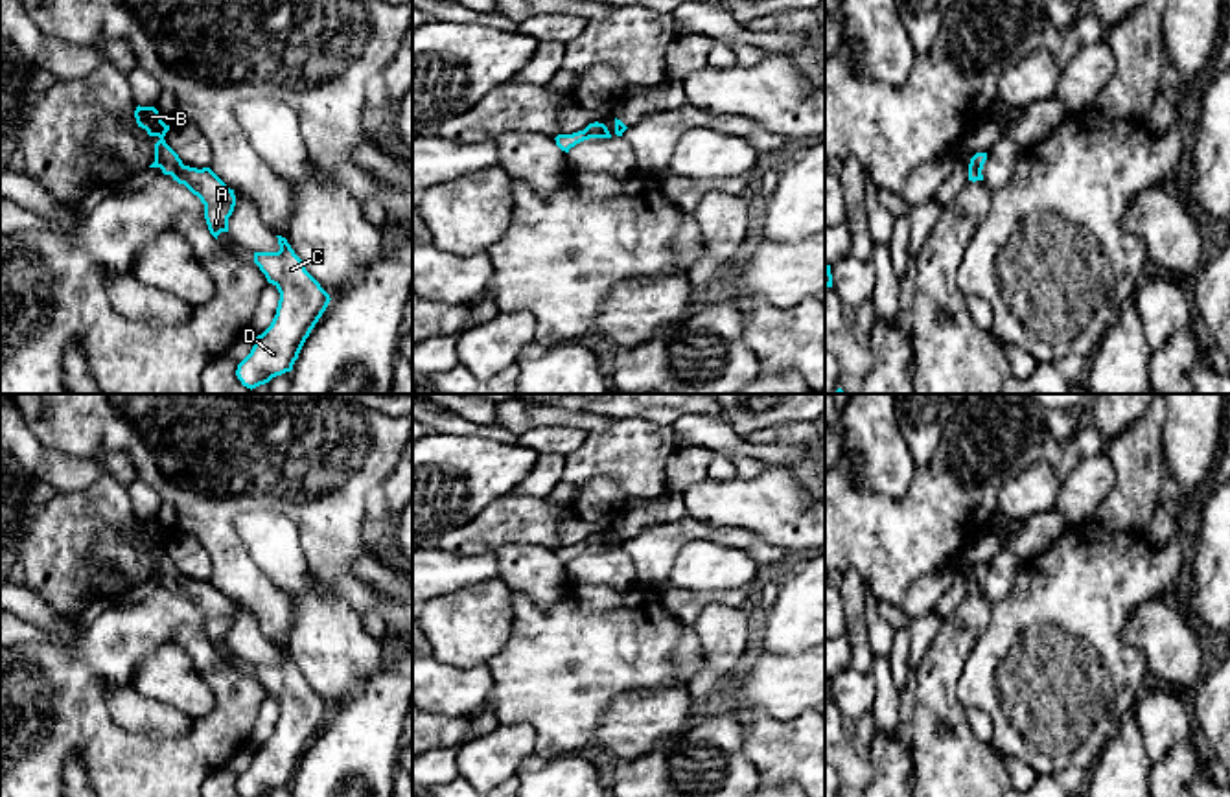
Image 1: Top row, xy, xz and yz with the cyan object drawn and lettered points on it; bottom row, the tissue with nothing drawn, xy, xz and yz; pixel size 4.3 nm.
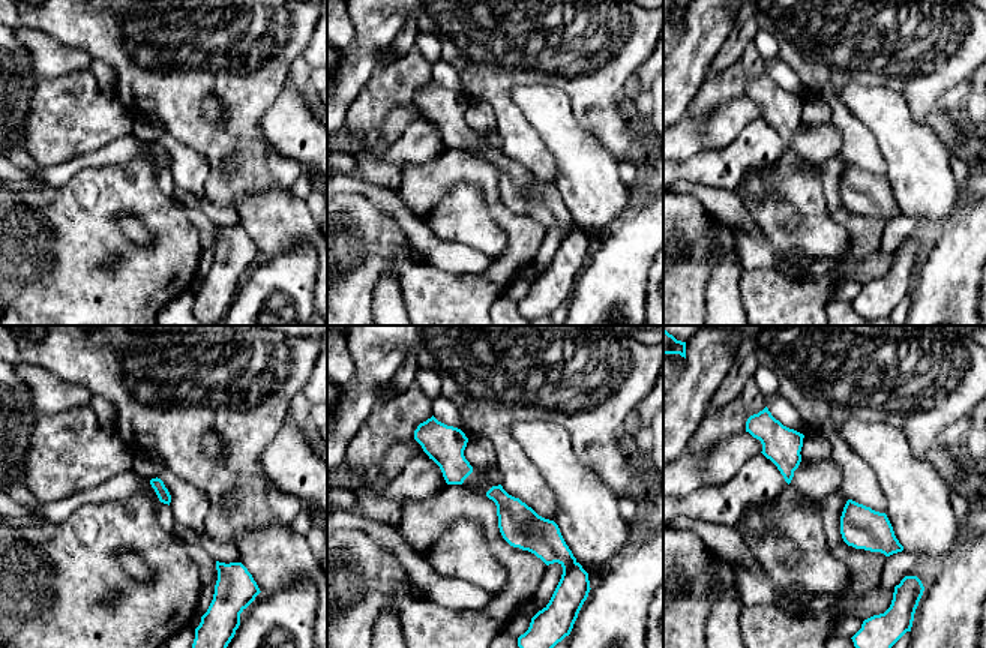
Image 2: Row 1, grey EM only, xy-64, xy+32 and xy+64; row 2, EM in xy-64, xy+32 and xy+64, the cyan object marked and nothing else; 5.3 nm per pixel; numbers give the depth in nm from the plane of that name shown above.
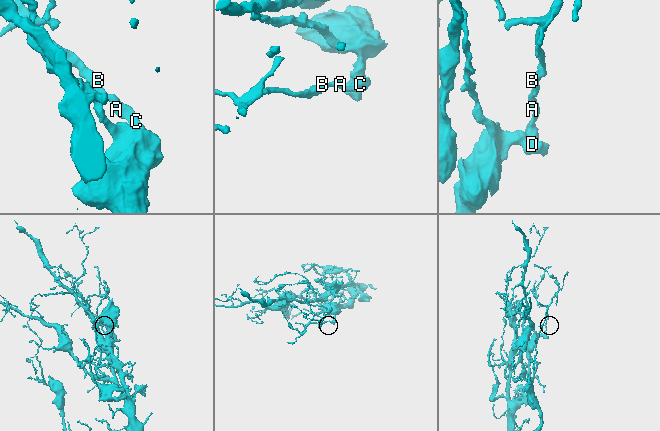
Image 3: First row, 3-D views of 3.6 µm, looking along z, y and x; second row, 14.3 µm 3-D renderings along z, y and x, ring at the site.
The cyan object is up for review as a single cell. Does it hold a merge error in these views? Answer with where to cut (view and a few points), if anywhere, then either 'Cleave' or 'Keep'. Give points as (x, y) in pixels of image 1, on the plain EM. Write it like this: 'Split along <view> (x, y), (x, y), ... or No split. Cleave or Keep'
No split. Keep

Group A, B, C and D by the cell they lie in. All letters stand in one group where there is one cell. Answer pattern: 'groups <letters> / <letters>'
groups A B C D

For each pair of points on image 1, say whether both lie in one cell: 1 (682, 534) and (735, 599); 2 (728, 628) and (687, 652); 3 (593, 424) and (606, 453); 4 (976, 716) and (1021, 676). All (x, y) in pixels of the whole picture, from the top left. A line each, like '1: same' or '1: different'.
1: different
2: different
3: different
4: different

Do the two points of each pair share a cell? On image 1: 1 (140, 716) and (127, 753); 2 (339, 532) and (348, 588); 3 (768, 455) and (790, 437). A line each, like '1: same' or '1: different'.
1: different
2: same
3: different

